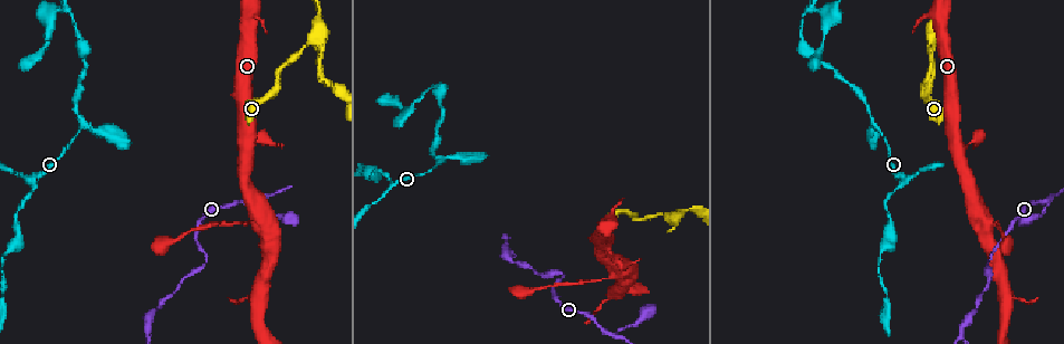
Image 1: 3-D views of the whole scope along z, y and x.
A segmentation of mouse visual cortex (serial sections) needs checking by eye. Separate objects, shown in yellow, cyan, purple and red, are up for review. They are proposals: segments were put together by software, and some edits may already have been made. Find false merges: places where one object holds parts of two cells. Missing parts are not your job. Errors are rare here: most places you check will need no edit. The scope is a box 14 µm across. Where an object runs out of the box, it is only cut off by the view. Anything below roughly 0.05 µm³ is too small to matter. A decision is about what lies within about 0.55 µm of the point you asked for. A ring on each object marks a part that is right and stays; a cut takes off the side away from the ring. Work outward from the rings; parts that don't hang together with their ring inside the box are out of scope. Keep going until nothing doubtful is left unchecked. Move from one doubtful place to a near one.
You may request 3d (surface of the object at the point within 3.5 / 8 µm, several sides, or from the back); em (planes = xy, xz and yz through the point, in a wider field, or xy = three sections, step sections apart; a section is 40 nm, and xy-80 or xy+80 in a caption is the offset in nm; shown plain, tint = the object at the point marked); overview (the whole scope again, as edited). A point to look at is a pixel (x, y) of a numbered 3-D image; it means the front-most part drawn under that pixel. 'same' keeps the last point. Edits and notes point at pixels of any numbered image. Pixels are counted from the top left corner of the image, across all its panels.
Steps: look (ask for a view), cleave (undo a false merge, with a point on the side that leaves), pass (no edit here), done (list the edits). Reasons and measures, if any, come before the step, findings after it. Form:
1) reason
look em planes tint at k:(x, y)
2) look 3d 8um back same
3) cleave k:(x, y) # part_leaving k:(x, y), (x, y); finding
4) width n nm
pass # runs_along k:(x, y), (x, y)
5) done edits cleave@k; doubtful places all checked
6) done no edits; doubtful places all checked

sharp bend
look 3d 3.5um at 1:(931, 42)

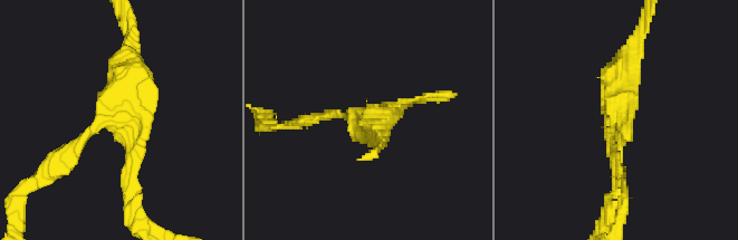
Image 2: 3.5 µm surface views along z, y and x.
pass # runs_along 2:(58, 165), (113, 114), (134, 137), (127, 182); all the same cell

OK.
three arms meet
look 3d 3.5um at 1:(79, 127)

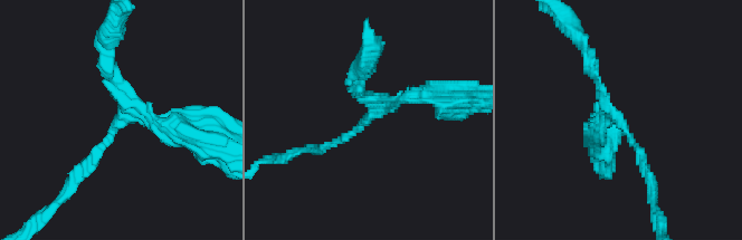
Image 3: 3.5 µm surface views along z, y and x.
look em xy step 2 tint at 3:(615, 115)

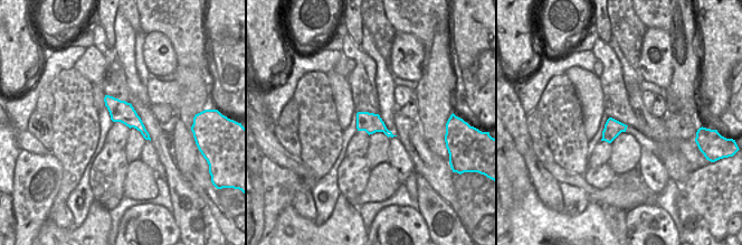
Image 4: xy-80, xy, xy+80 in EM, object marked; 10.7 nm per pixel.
pass # runs_along 3:(646, 175), (588, 53); one cell here

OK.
abrupt turn
look 3d 3.5um at 1:(205, 261)

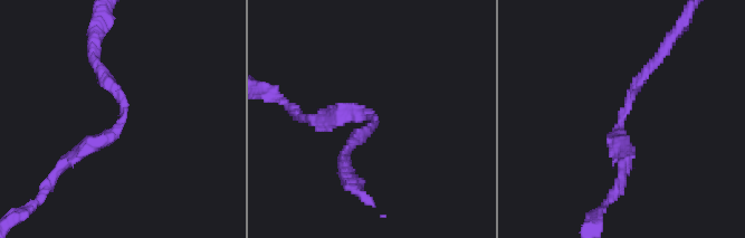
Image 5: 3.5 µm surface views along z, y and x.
arm_widths 200, 200 nm
look em xy step 2 tint at 5:(124, 122)

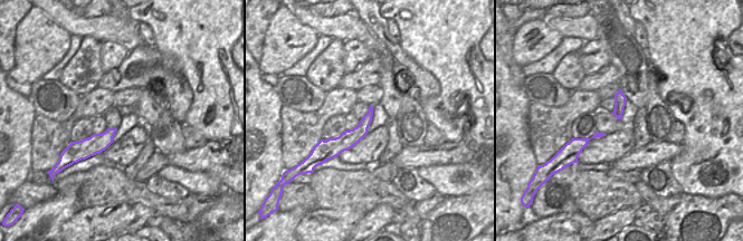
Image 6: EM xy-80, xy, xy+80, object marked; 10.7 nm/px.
pass # runs_along 5:(96, 64), (124, 101), (124, 122), (65, 163); all the same cell

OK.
three-way junction
look 3d 3.5um at 1:(148, 334)

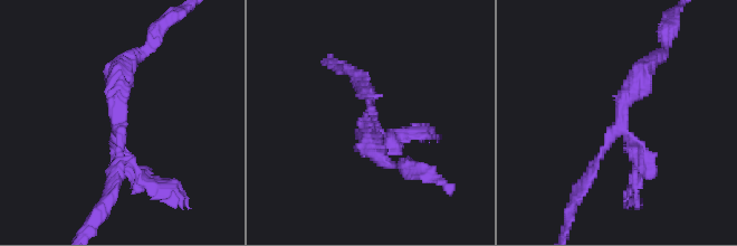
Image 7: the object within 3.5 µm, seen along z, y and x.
arms 3; arm_widths 150, 150, 300 nm
look em planes tint at 7:(362, 122)

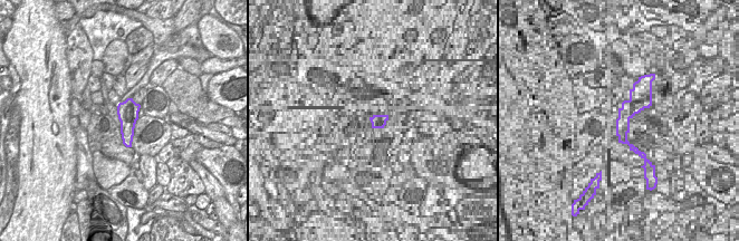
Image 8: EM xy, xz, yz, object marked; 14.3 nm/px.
width 300 nm
cleave 7:(632, 186) # two cells meet here

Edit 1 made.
done edits cleave@7; doubtful places all checked

